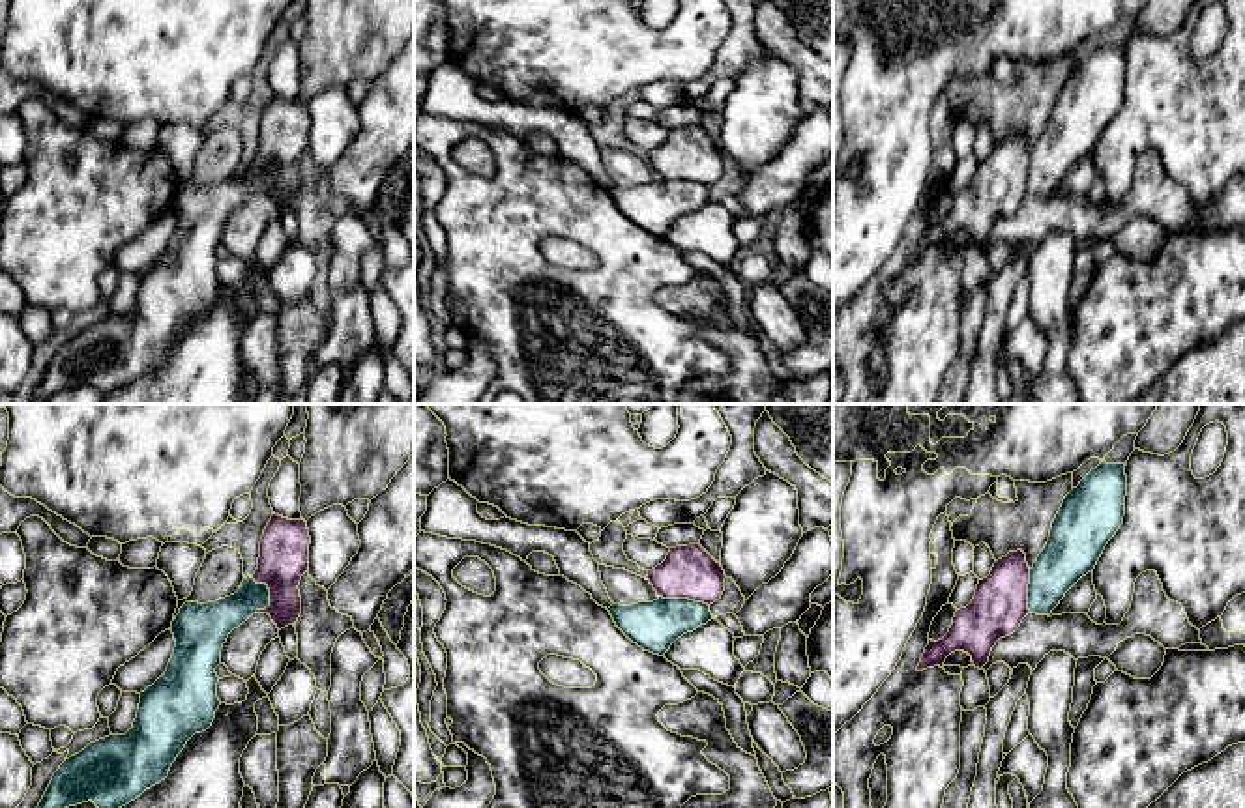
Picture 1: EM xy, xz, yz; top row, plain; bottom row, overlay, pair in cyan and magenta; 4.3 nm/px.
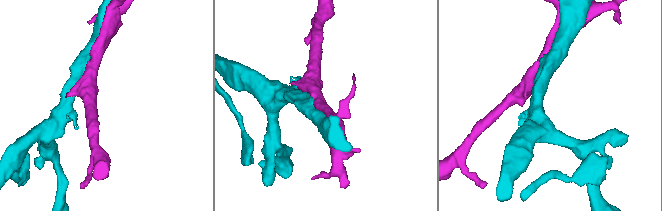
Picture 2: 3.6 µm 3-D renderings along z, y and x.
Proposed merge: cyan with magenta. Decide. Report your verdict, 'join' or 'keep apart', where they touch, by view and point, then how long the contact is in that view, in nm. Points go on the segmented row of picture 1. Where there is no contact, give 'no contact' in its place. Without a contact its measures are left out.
keep apart | xy (268, 590) | 170 nm

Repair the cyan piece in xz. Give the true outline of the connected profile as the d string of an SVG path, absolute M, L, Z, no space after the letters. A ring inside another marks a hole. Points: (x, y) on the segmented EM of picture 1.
M663 599L608 608L616 627L638 647L665 656L670 645L687 632L713 619L710 606L689 599Z

